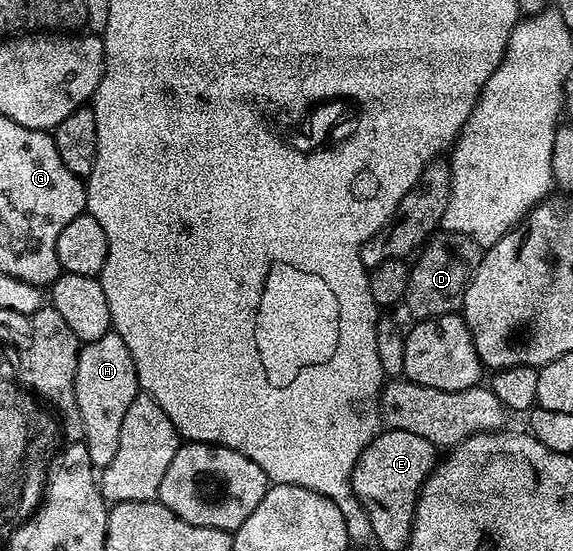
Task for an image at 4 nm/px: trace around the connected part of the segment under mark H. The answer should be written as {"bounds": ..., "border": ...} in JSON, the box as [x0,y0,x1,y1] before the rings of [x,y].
{"bounds":[74,330,140,470],"border":[[[111,330],[79,347],[74,393],[80,418],[84,422],[84,443],[88,458],[92,458],[95,469],[101,470],[106,468],[116,455],[124,414],[128,414],[128,406],[132,406],[132,402],[140,395],[136,366],[120,334]]]}

